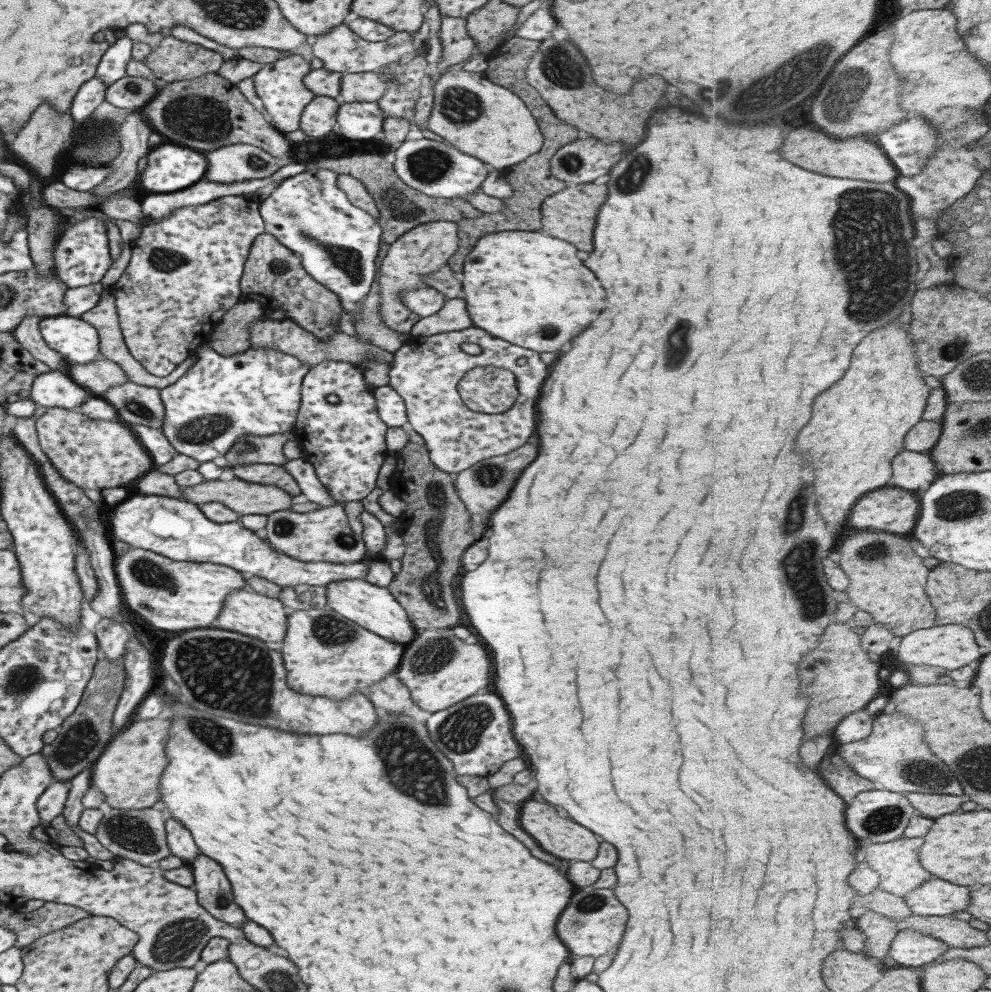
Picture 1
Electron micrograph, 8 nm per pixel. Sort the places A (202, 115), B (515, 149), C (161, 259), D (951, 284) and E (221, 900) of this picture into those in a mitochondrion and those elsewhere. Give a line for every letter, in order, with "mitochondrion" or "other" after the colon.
A: mitochondrion
B: other
C: mitochondrion
D: other
E: mitochondrion

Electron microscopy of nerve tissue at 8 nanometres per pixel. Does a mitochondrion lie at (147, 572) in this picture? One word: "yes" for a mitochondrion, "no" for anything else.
yes

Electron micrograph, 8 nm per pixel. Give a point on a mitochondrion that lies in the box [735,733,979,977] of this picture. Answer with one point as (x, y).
(915, 771)

